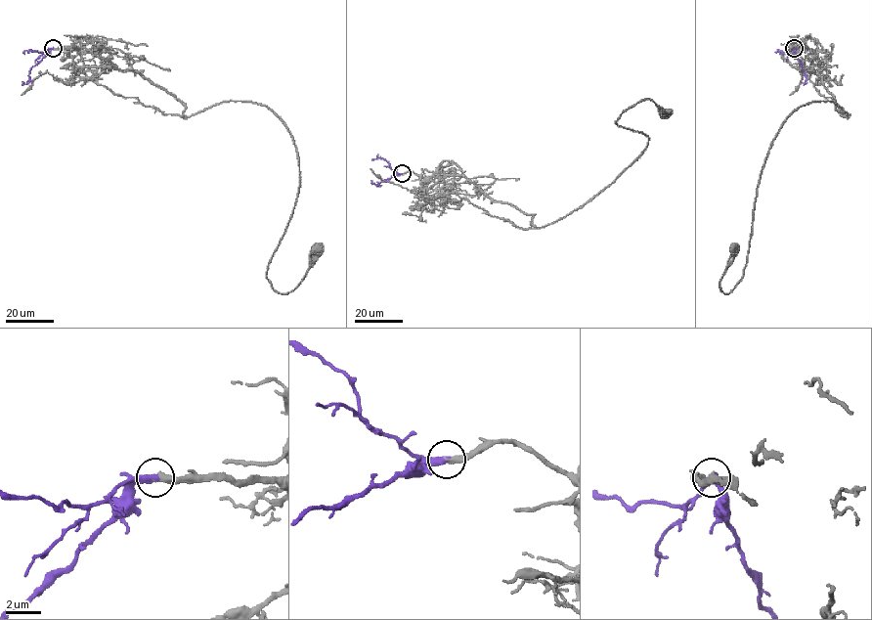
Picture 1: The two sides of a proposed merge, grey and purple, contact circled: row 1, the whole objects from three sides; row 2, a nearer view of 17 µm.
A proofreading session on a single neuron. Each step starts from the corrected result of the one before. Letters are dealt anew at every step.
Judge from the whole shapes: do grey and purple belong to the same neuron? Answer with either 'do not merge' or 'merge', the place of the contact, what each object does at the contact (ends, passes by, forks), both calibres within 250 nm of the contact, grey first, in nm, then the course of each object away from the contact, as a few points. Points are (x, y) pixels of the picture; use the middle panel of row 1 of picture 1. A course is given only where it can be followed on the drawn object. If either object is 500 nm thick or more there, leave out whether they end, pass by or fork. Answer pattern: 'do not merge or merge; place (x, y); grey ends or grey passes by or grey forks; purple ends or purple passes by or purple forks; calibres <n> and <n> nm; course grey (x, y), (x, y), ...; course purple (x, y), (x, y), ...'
merge; place (402, 173); grey ends; purple ends; calibres 360 and 440 nm; course grey (402, 173), (431, 178), (453, 161), (544, 227), (646, 148), (620, 114), (645, 100), (666, 113); course purple (402, 173), (378, 186), (371, 180)

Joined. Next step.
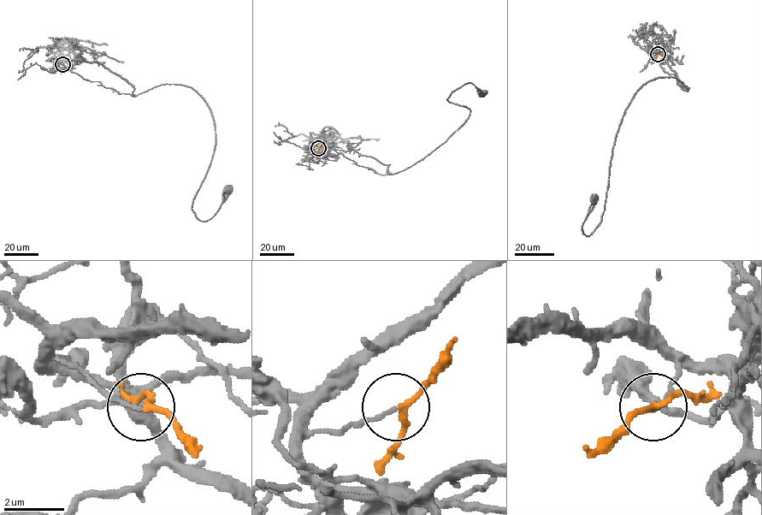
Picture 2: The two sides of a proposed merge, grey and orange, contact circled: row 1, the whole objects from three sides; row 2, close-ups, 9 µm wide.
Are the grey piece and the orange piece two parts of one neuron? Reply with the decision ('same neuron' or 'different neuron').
different neuron

